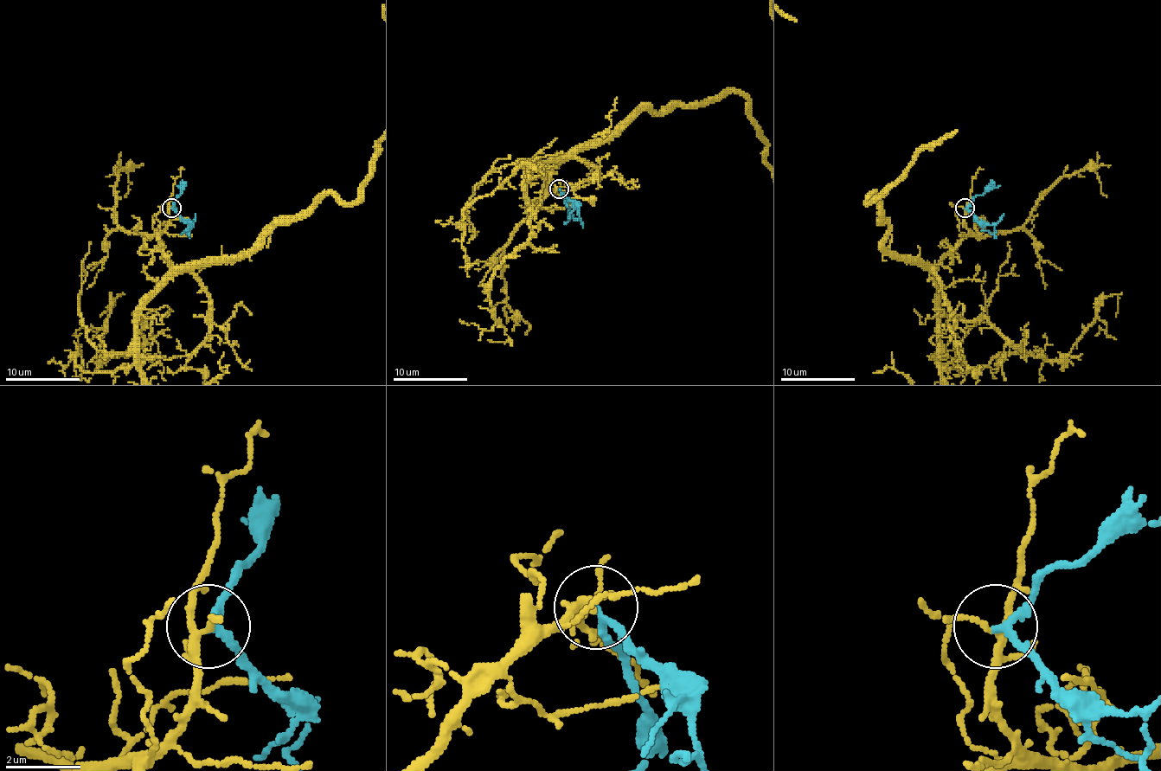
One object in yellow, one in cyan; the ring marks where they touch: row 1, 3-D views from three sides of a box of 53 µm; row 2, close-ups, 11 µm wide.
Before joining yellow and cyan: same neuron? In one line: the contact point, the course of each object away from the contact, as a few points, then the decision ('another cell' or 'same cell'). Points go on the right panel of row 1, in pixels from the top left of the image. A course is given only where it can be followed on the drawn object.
(965, 208) | cyan via (965, 208), (987, 225), (996, 223), (1003, 214) | another cell

